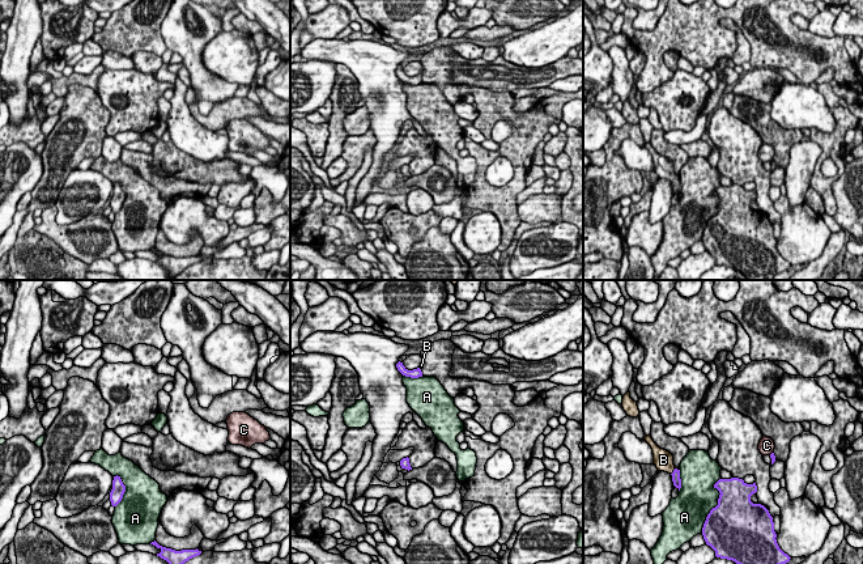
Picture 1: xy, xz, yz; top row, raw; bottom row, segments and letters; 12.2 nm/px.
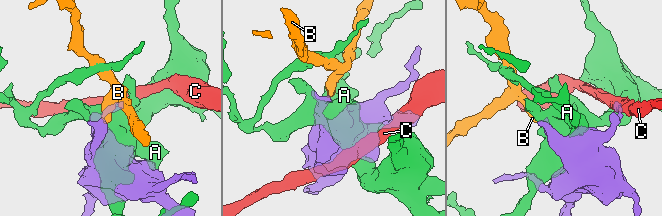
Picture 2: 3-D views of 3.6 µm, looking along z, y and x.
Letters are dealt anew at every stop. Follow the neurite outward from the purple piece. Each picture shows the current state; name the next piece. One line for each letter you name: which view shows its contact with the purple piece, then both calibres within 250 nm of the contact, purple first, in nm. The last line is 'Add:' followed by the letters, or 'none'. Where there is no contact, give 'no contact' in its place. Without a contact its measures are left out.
B: yz | 100/240 nm
Add: B

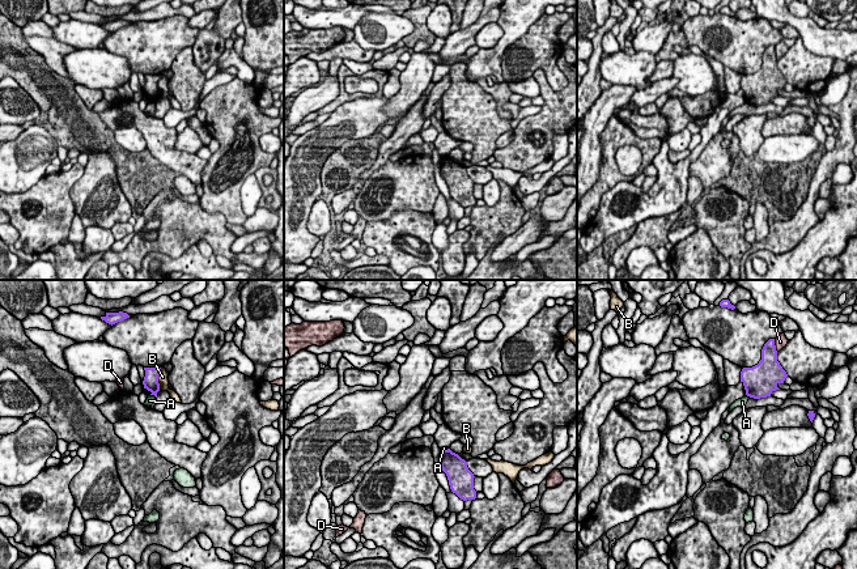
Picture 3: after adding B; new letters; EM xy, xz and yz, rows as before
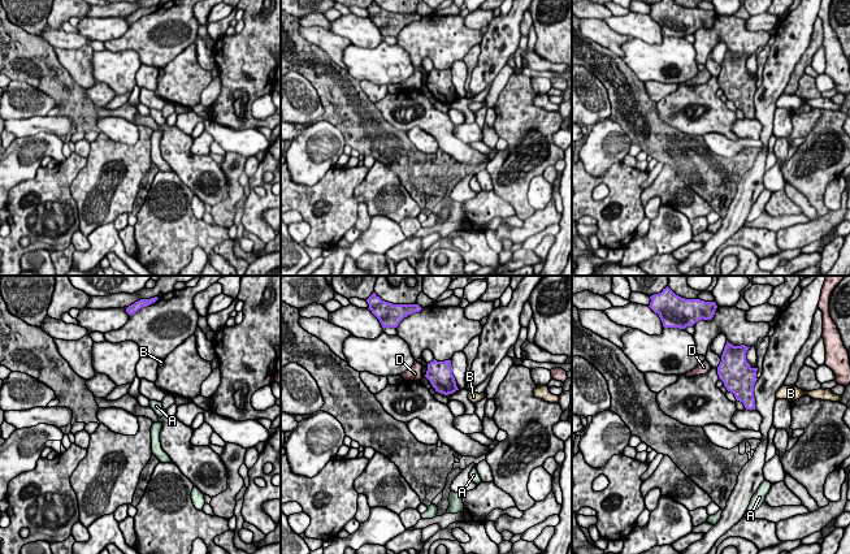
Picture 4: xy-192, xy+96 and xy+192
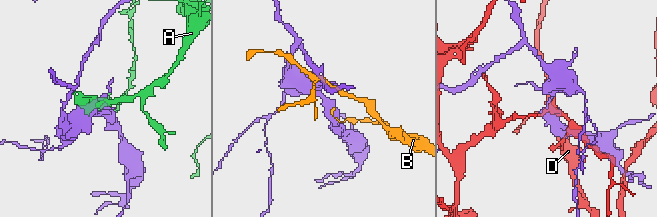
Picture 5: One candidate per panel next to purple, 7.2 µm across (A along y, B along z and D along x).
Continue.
Add: none

